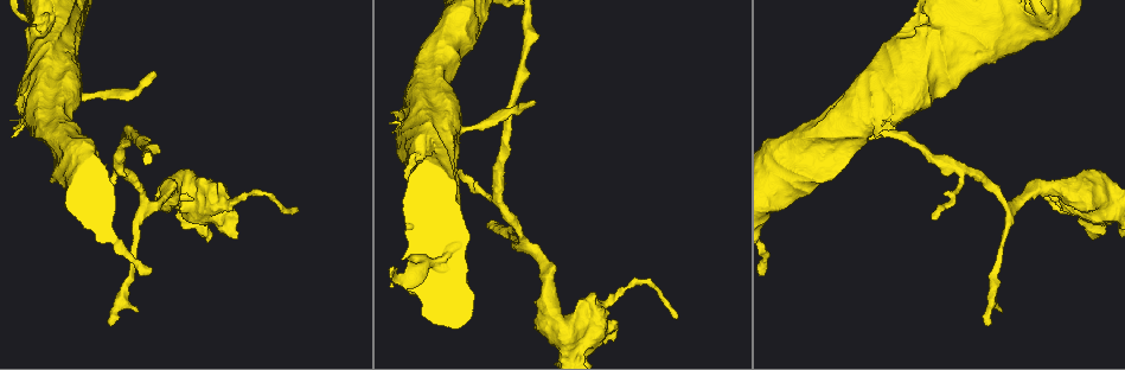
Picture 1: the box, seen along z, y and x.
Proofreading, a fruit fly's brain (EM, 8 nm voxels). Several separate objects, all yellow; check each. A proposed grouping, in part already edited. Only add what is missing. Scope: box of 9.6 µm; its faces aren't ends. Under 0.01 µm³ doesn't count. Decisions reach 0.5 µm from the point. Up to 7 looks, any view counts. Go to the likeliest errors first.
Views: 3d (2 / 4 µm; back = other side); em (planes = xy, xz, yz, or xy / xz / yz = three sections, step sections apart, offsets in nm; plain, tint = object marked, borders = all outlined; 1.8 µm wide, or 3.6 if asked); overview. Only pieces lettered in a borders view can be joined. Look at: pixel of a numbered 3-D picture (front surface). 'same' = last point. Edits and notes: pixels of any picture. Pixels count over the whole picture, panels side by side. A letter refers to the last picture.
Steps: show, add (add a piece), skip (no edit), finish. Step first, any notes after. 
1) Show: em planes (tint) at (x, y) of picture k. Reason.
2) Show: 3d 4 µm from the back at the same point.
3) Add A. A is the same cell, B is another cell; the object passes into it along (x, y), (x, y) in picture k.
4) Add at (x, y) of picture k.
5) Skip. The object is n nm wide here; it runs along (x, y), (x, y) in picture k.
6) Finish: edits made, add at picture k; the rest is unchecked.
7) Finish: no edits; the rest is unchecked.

Show: em yz step 4 (borders) at (461, 172) of picture 1.

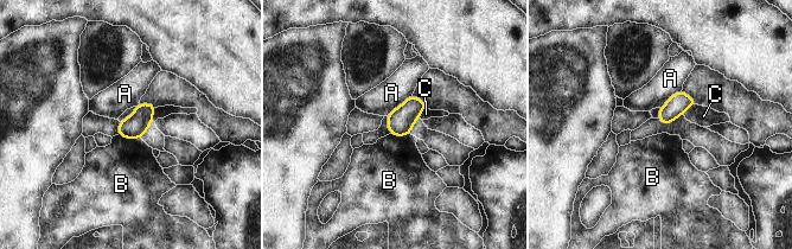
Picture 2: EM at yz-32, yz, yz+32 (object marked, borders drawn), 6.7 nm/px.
Skip. A, B and C are other cells; a border runs along (117, 134), (128, 139), (140, 139) in picture 2; no lettered piece goes on from it.

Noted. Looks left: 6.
Show: em planes (tint) at (535, 103) of picture 1. Long arm stops here.

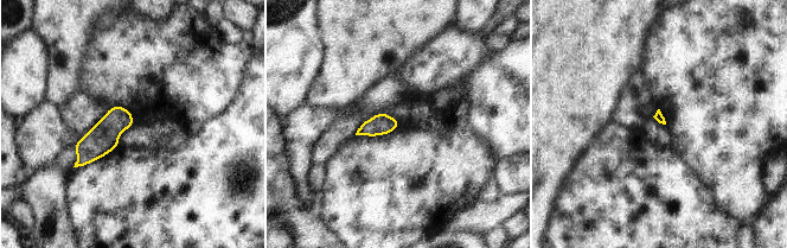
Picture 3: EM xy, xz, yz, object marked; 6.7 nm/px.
Show: em planes (borders) at the same point.

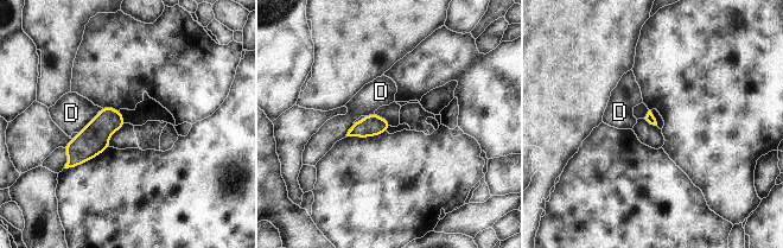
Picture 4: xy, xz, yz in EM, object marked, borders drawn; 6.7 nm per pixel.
Skip. D is another cell; a border runs along (102, 108), (83, 127) in picture 4; none of them fits.

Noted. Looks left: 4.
Show: 3d 2 µm at (232, 232) of picture 1. An open end.

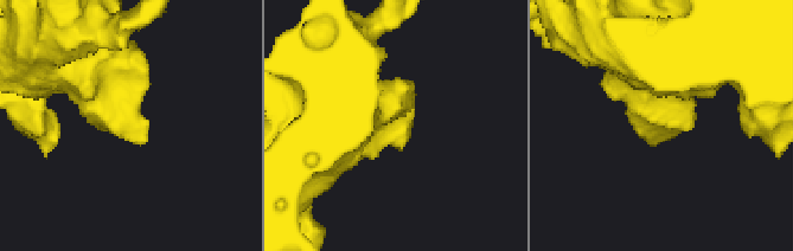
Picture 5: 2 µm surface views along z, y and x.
Show: em 3.6 µm xz step 8 (borders) at (134, 127) of picture 5.

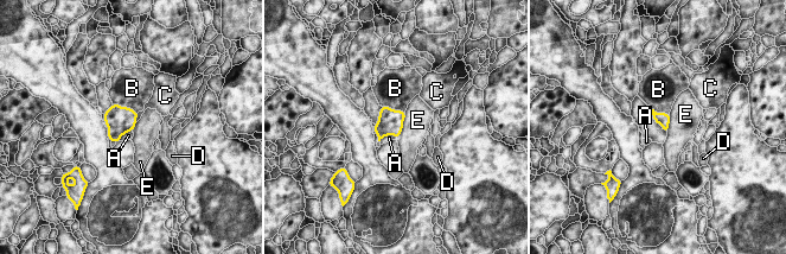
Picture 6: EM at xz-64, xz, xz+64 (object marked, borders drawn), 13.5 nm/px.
Show: em 3.6 µm planes (borders) at the same point.

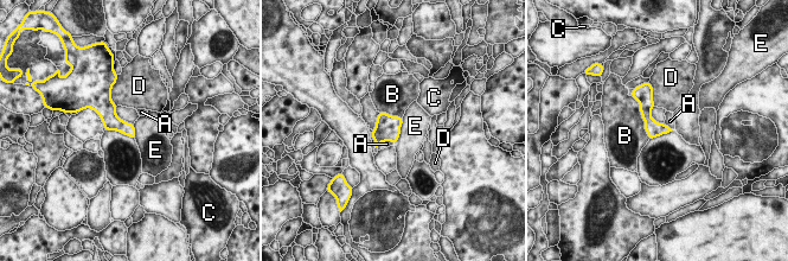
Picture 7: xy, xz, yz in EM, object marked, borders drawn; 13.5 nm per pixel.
Skip. A, B, C, D and E are other cells; no lettered piece goes on from it.

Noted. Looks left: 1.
Finish: no edits; the rest is unchecked.

